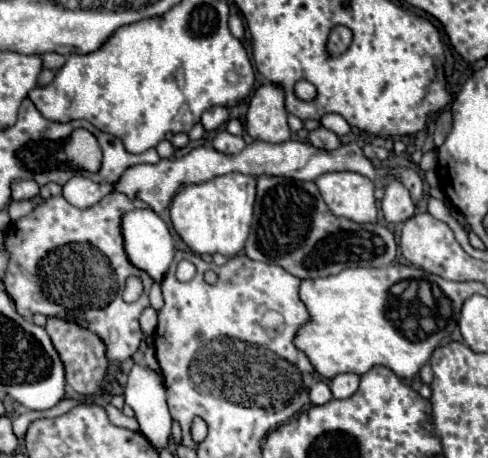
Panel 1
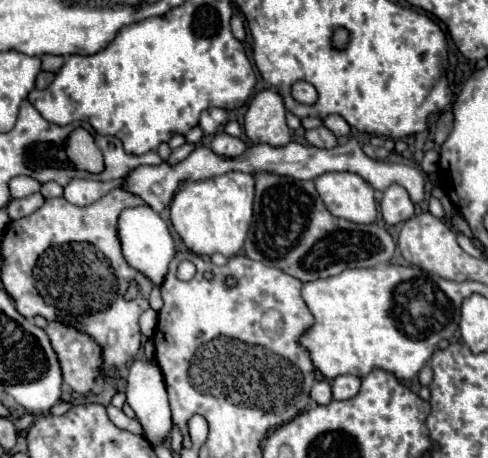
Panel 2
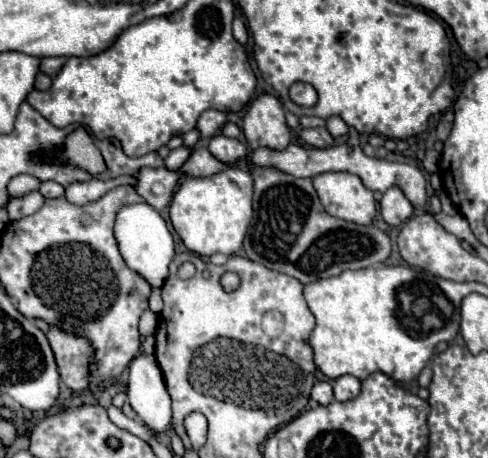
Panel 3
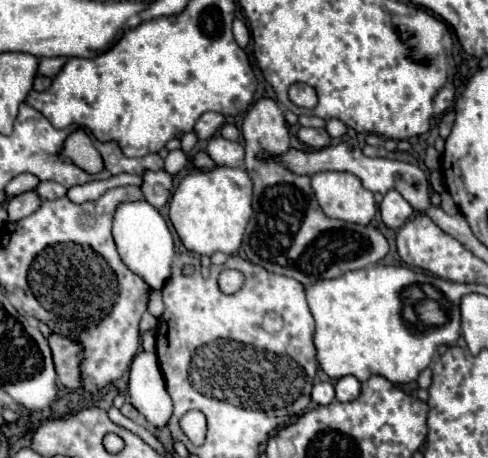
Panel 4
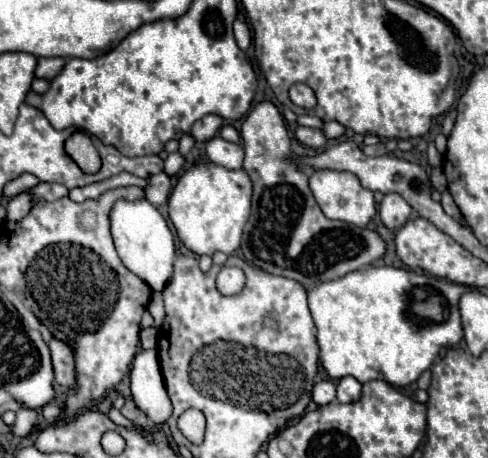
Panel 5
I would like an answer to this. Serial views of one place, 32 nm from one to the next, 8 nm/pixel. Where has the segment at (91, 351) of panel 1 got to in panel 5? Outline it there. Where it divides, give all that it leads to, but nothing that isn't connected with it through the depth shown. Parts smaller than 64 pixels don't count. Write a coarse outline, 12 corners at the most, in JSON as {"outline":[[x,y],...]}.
{"outline":[[52,338],[56,382],[76,388],[74,348]]}

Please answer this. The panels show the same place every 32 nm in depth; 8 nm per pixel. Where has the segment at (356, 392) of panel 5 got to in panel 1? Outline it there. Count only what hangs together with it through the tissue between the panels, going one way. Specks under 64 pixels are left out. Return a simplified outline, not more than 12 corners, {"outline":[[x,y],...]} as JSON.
{"outline":[[350,372],[330,380],[334,398],[348,398],[356,392],[360,376]]}

